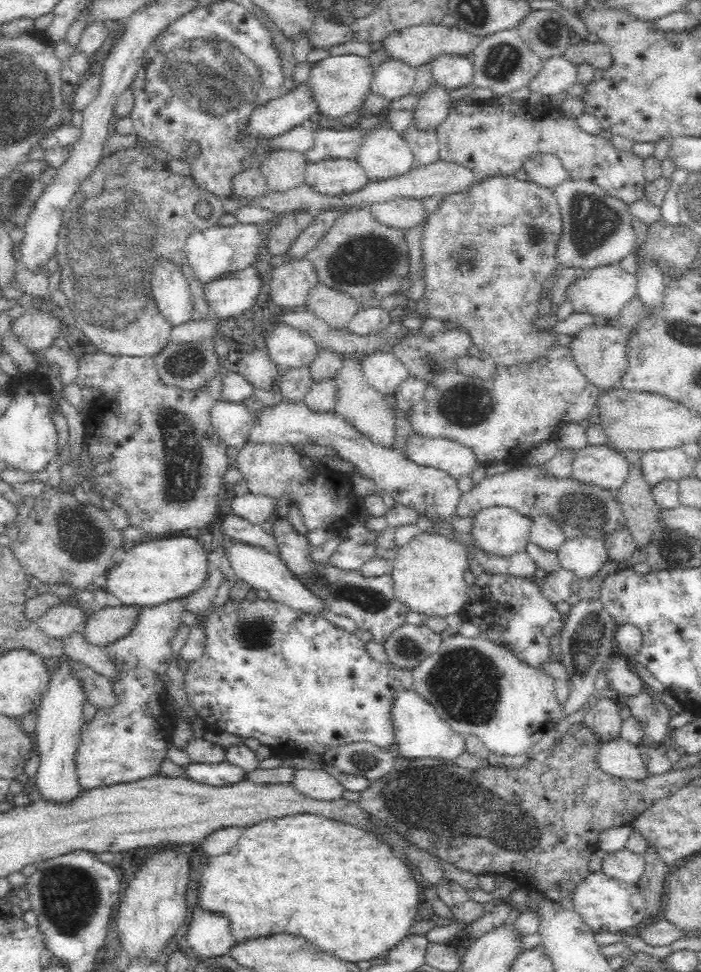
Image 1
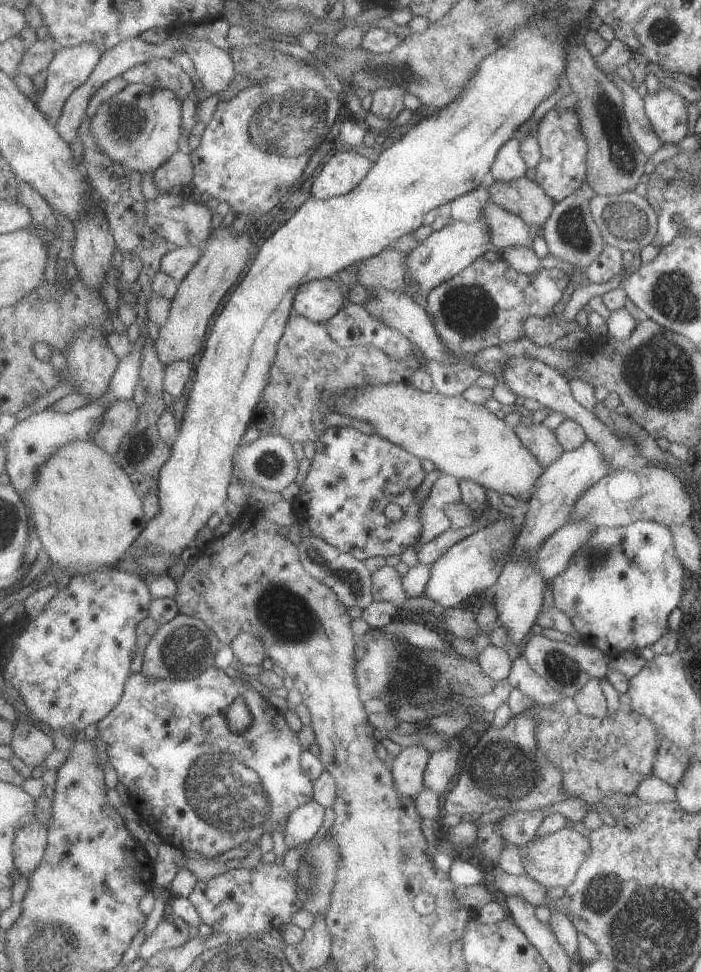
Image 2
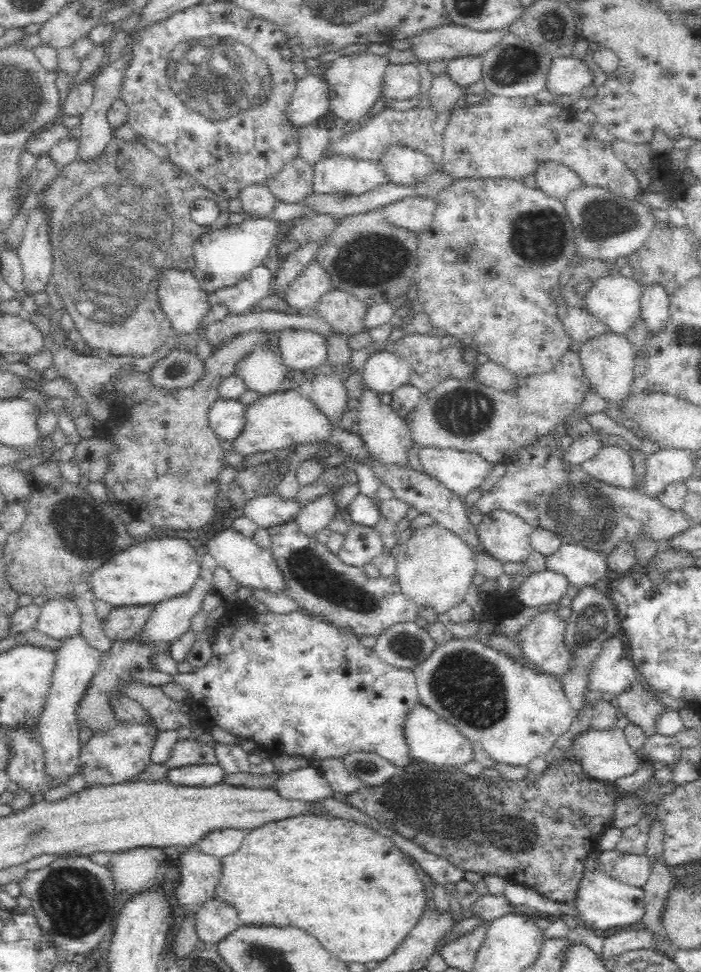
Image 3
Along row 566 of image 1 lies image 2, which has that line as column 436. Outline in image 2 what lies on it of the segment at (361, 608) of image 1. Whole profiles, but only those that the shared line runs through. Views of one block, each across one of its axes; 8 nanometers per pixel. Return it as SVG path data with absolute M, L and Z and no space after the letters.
M480 257L452 281L441 284L429 294L429 313L435 320L438 334L449 354L452 357L464 357L469 353L476 354L494 345L508 345L509 342L526 338L525 325L529 318L546 318L555 314L554 308L566 296L570 283L571 276L557 267L526 274L503 257L493 262Z

